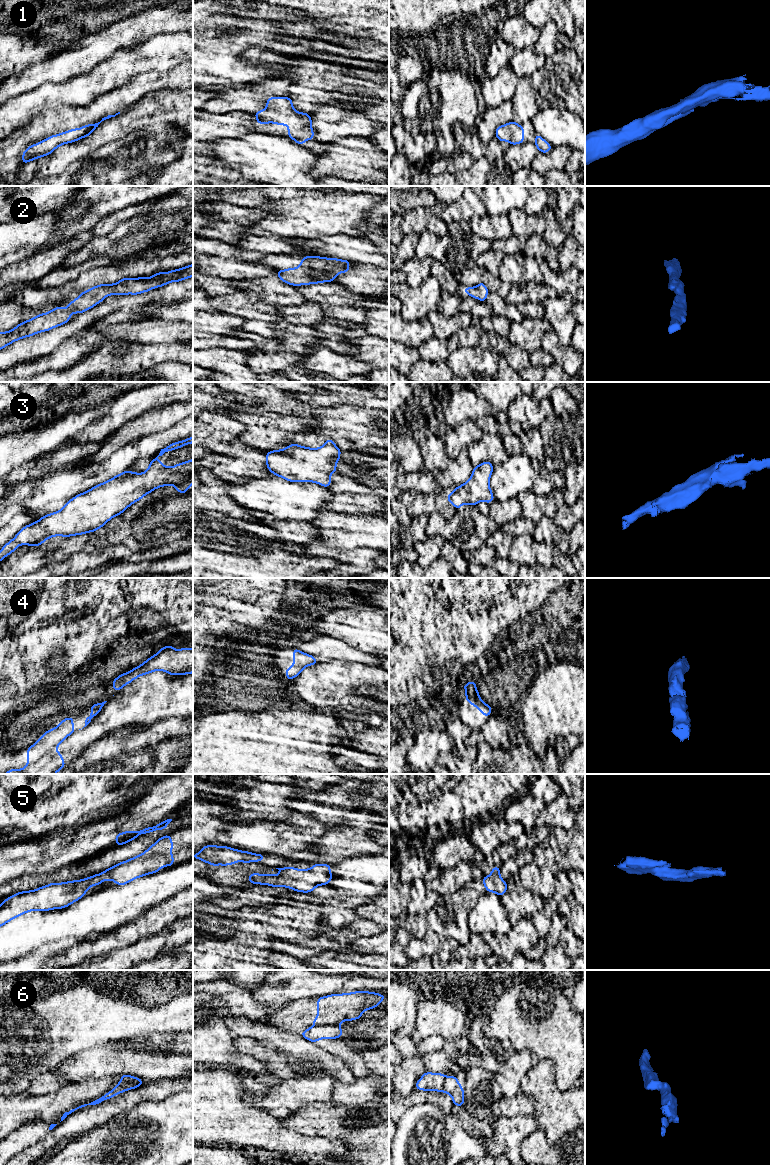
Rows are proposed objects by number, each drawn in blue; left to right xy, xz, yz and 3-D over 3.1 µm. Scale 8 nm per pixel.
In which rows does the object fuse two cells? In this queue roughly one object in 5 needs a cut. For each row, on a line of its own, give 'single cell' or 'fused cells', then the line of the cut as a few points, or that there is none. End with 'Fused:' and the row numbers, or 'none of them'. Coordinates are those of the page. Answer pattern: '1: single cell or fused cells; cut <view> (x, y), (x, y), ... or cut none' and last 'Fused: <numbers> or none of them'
1: single cell; cut none
2: single cell; cut none
3: single cell; cut none
4: single cell; cut none
5: single cell; cut none
6: fused cells; cut xz (315, 1024), (338, 1025)
Fused: 6

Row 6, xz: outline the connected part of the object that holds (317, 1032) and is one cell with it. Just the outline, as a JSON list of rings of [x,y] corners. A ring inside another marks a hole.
[[[315,1025],[300,1034],[308,1041],[316,1043],[320,1039],[336,1039],[342,1038],[342,1029],[340,1025],[320,1026]]]

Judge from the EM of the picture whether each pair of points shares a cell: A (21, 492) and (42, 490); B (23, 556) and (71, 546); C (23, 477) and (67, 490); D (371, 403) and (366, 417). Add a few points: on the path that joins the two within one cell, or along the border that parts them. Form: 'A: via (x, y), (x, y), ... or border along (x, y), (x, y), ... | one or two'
A: border along (32, 487), (31, 504), (27, 509) | two
B: border along (50, 550), (47, 556), (51, 561) | two
C: border along (55, 469), (47, 472), (33, 483) | two
D: border along (346, 403), (352, 406), (378, 409) | two

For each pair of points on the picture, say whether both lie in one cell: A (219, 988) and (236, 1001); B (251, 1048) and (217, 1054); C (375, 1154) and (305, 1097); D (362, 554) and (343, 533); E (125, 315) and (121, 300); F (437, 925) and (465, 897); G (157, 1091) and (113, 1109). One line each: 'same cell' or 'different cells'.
A: same cell
B: different cells
C: different cells
D: different cells
E: same cell
F: same cell
G: same cell

